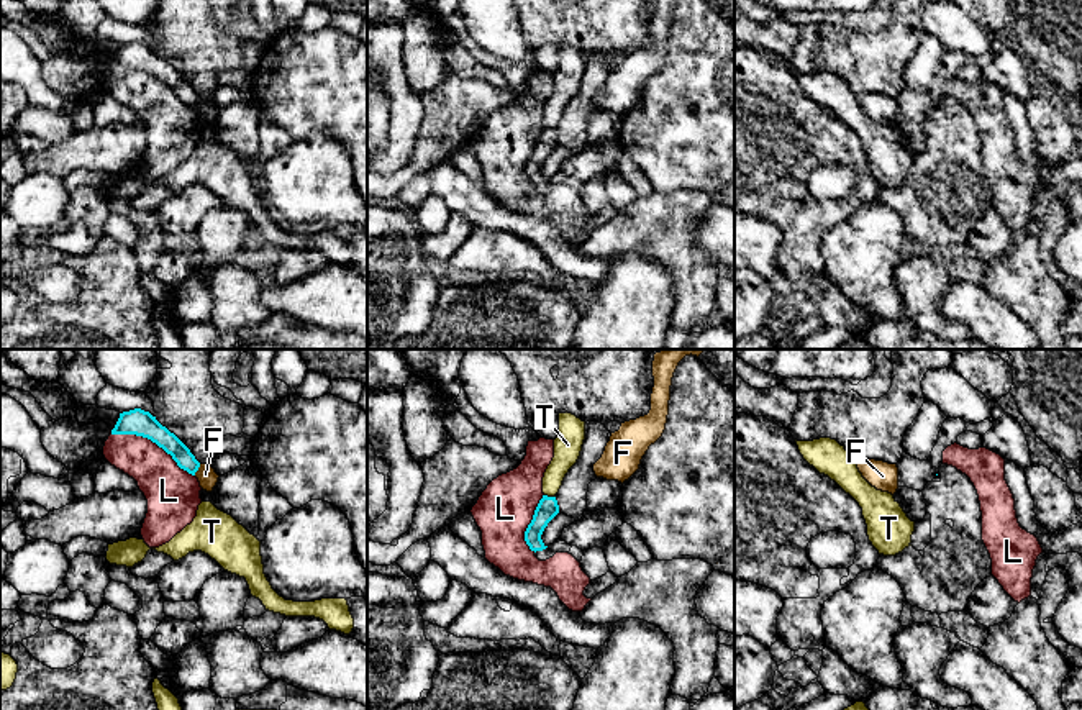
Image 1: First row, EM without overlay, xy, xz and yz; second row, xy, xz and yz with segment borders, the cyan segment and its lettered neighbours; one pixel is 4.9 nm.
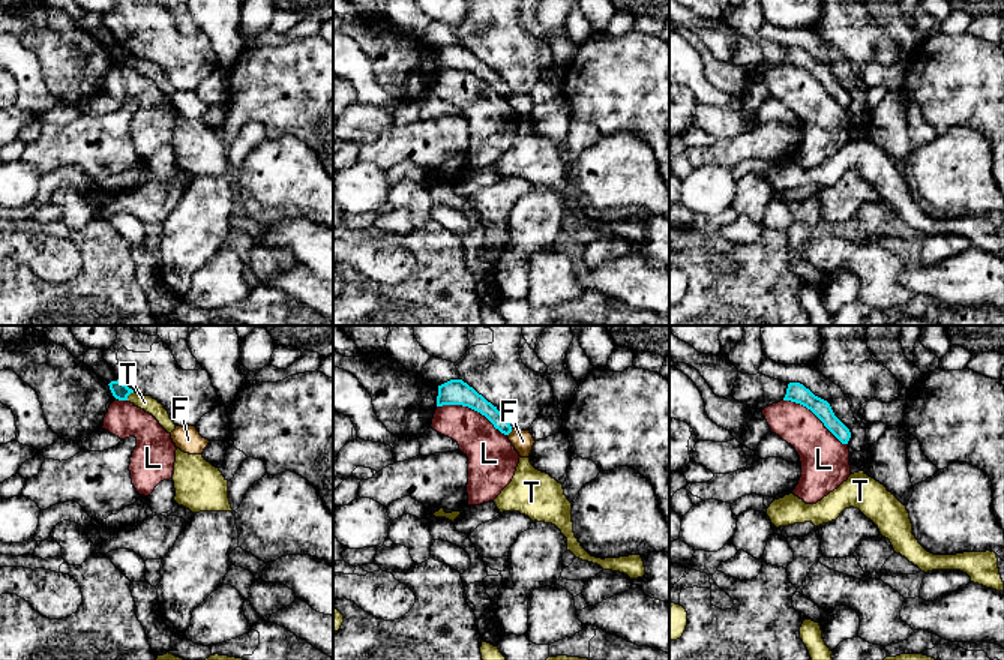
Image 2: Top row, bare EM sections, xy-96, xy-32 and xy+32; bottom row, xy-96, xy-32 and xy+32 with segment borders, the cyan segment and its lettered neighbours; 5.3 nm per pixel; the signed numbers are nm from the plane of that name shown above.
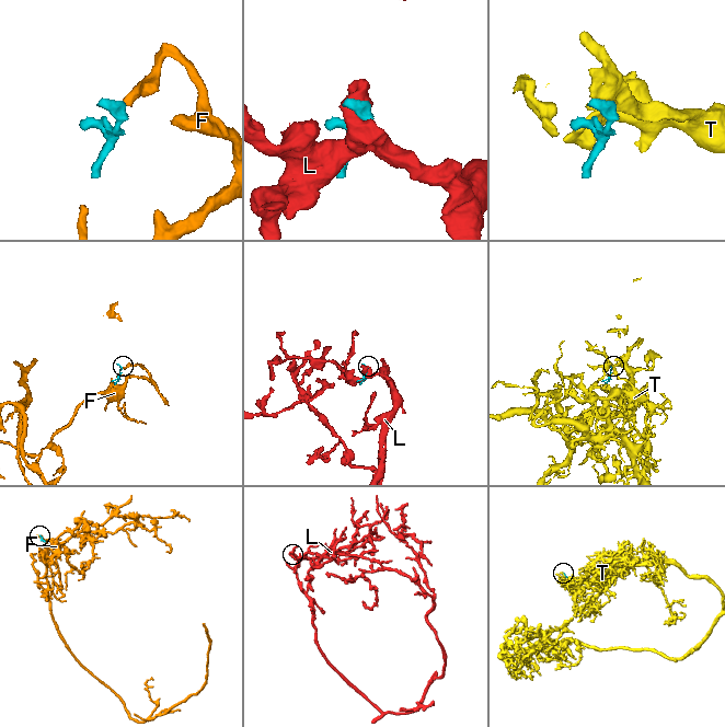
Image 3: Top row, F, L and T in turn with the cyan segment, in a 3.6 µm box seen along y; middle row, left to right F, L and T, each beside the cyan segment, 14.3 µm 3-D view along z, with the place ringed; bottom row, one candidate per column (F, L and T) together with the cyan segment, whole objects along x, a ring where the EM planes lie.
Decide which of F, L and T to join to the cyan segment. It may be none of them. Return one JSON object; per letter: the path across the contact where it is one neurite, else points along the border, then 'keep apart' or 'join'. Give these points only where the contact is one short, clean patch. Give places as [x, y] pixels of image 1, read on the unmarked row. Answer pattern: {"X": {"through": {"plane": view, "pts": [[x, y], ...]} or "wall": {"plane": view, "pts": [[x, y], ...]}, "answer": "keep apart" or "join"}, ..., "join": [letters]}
{"F": {"wall": {"plane": "xy", "pts": [[200, 97], [194, 107]]}, "answer": "keep apart"}, "L": {"answer": "keep apart"}, "T": {"wall": {"plane": "xz", "pts": [[545, 127], [554, 130]]}, "answer": "keep apart"}, "join": []}

